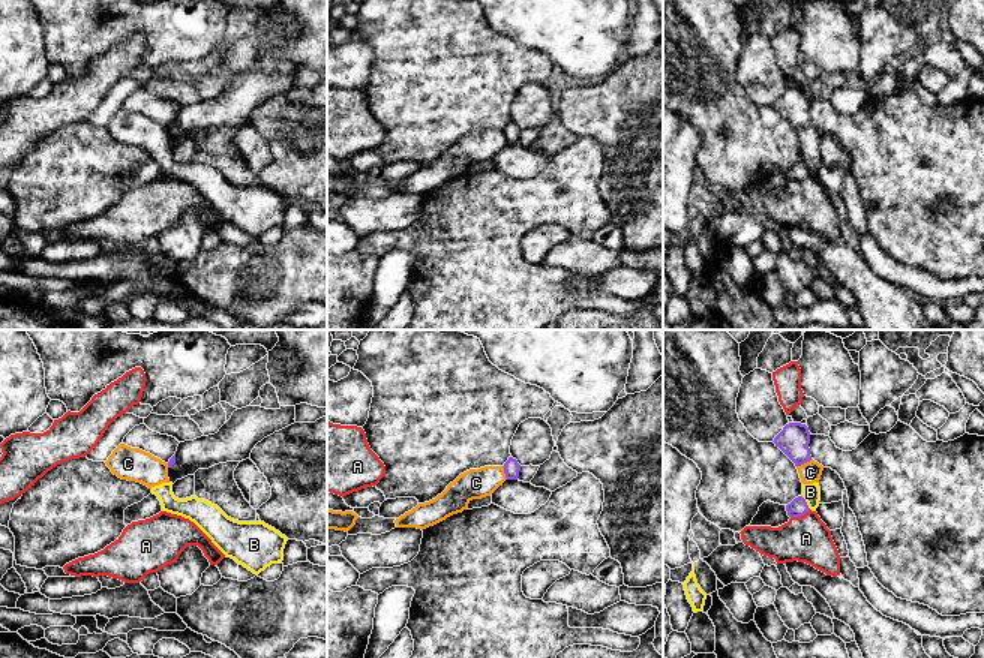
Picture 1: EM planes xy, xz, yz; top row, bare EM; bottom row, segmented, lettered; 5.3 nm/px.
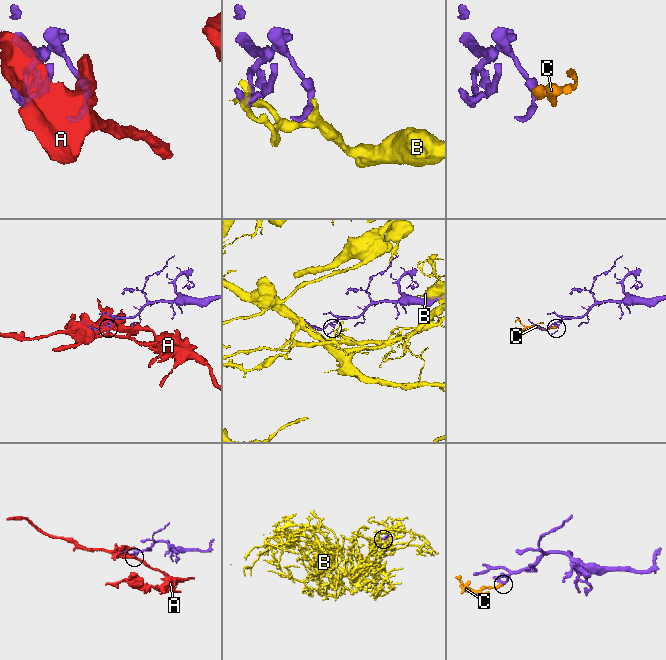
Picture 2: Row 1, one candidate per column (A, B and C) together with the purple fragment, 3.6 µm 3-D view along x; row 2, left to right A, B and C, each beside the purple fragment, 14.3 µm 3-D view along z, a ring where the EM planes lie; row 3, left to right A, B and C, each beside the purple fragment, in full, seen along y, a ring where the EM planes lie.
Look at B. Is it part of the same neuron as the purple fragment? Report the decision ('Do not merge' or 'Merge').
Do not merge

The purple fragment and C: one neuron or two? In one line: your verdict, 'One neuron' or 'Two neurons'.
Two neurons

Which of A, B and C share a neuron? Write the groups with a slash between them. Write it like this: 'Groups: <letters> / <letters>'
Groups: A / B C

